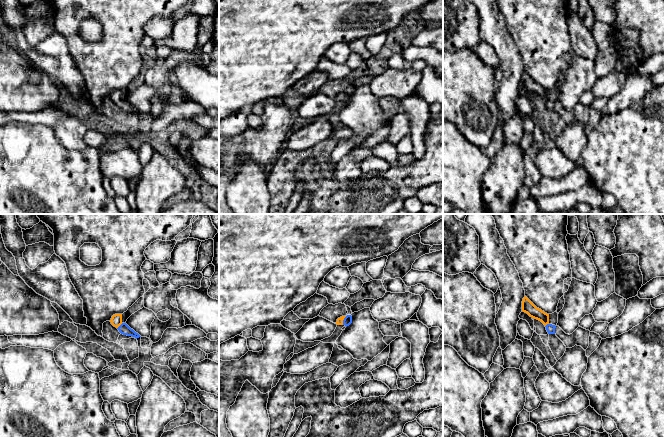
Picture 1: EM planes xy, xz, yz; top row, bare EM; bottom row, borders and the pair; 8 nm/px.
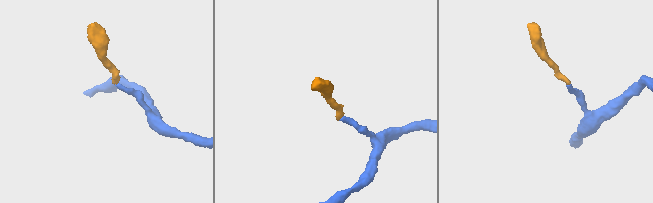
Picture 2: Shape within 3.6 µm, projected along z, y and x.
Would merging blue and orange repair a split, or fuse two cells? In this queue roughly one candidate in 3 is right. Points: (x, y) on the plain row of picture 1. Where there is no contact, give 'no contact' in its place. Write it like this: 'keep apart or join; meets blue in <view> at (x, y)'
join; meets blue in xy at (119, 102)

